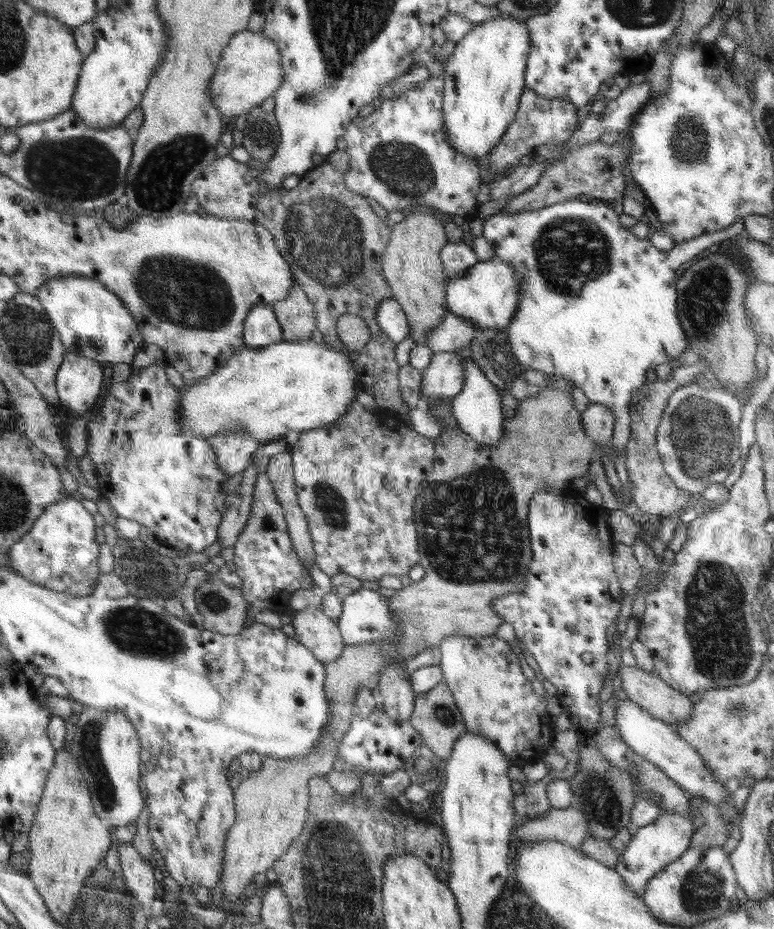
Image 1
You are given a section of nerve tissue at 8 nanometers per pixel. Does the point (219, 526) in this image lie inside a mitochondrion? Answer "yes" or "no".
no

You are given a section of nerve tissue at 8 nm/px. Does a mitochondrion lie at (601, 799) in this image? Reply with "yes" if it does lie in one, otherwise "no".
yes

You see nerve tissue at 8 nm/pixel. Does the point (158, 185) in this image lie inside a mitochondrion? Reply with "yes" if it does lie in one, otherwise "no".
yes

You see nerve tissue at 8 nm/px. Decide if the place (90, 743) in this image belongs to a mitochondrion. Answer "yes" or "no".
yes

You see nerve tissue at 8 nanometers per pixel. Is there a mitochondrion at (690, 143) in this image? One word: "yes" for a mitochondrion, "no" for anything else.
yes

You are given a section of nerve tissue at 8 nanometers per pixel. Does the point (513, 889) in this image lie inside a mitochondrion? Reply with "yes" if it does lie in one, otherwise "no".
no

